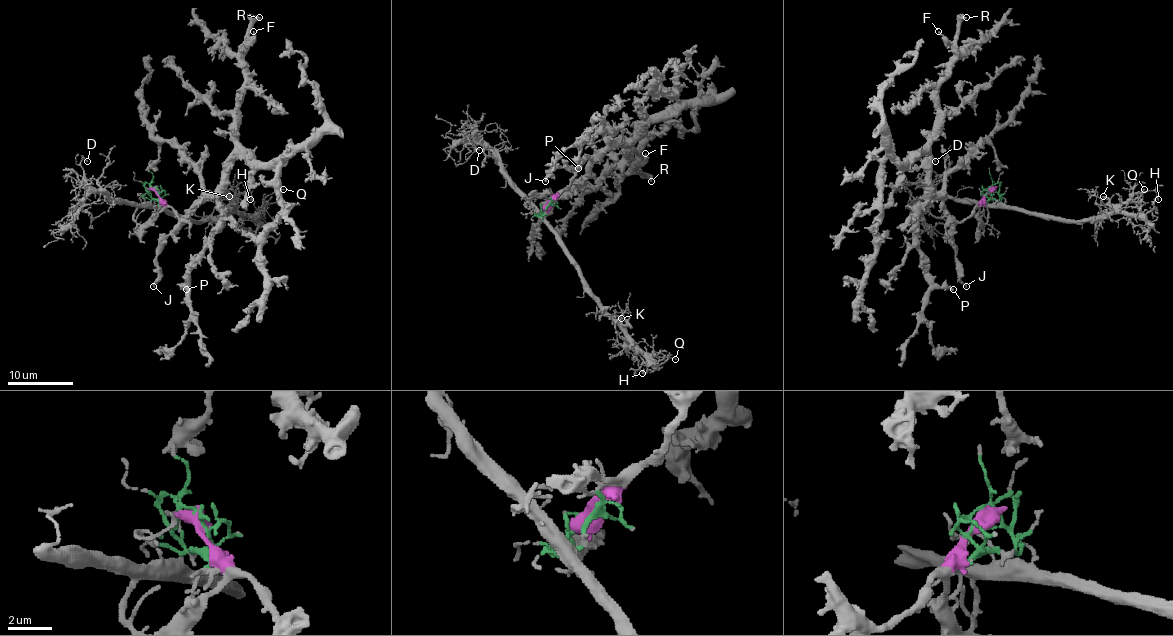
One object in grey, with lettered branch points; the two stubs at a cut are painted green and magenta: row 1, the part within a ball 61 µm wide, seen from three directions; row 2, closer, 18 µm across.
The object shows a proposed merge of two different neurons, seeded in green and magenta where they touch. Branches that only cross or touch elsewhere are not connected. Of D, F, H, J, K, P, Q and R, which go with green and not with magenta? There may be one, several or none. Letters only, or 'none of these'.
D, H, K, Q

